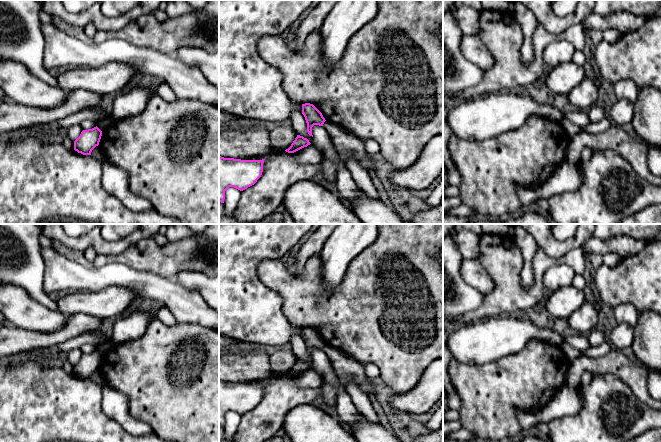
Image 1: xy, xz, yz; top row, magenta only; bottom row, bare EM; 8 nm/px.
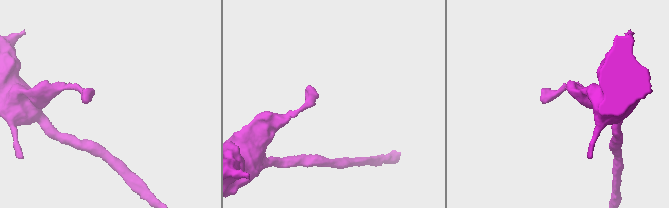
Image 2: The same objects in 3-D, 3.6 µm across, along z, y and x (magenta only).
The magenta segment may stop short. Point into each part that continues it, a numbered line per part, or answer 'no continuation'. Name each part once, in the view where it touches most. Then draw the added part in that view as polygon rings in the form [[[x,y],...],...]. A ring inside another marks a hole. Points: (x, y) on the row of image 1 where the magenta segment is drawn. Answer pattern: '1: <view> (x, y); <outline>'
no continuation

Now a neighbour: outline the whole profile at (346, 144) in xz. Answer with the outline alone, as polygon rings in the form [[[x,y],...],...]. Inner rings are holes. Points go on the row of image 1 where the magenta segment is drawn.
[[[325,121],[323,127],[331,137],[340,160],[345,166],[348,158],[354,156],[367,172],[376,172],[377,167],[368,156],[364,143],[360,138],[352,135],[341,126],[329,121]]]

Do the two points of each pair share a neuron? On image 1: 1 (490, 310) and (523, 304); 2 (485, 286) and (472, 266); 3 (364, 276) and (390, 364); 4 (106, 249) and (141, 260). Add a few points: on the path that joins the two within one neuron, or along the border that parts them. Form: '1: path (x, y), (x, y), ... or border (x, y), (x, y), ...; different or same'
1: path (498, 304), (515, 304); same
2: path (481, 281), (472, 271); same
3: path (378, 298), (388, 317), (390, 342); same
4: border (140, 240), (118, 254), (97, 255); different

